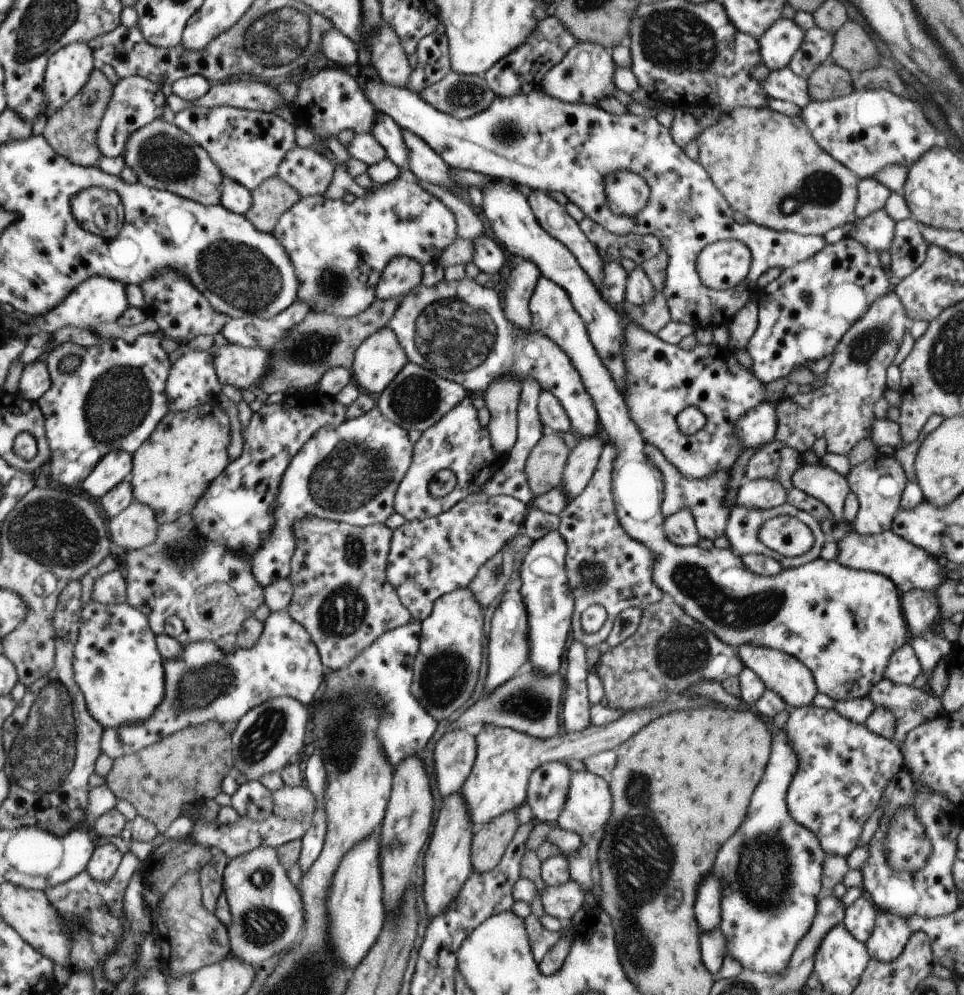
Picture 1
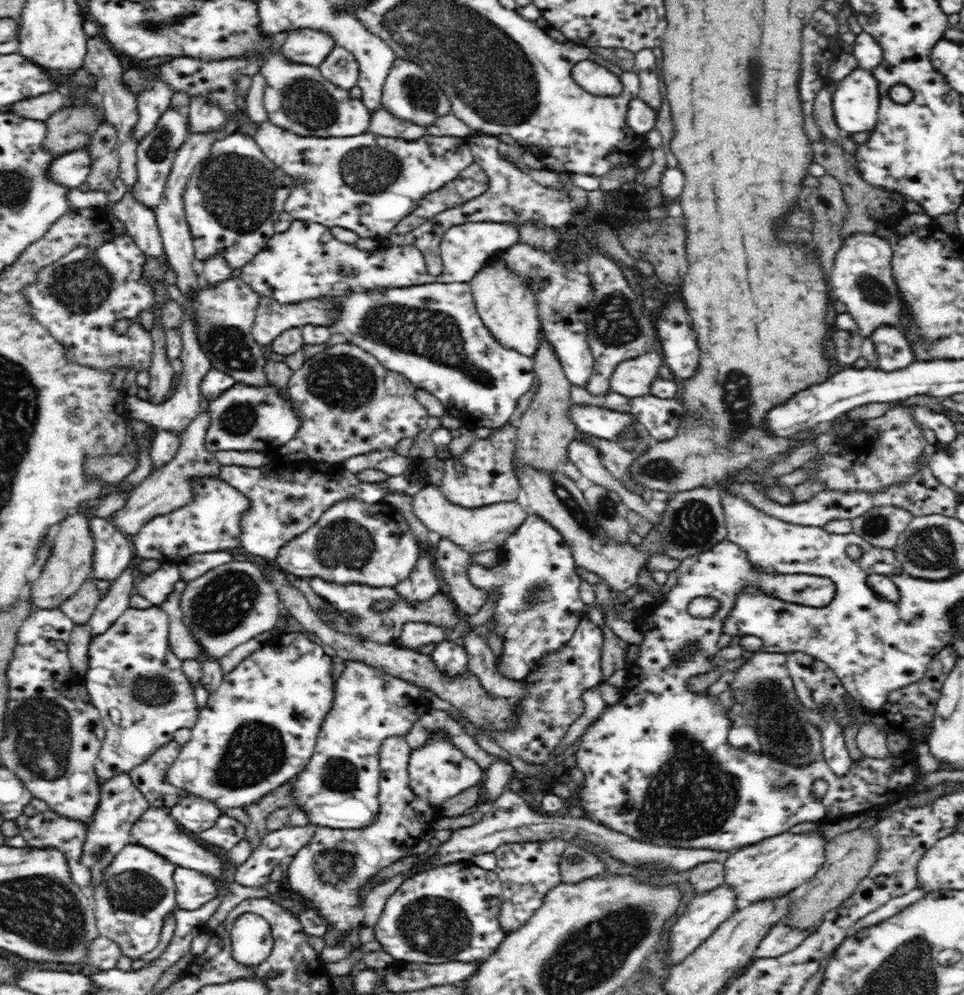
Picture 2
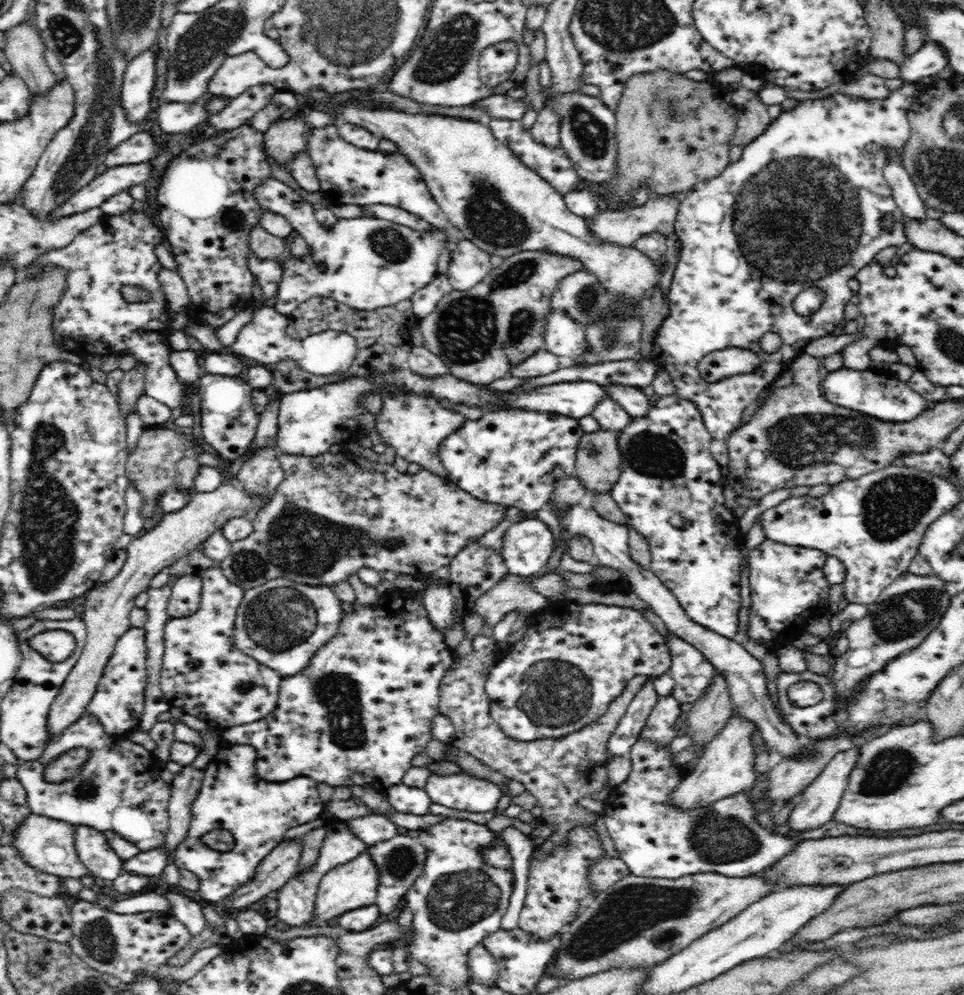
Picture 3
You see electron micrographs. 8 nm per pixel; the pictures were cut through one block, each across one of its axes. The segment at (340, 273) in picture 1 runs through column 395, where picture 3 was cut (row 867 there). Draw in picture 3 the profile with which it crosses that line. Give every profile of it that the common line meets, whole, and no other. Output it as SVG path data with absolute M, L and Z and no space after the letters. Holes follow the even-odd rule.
M223 744L204 770L202 788L192 802L192 818L188 836L176 848L172 863L176 869L192 872L198 877L198 889L193 895L200 902L217 905L220 900L252 880L256 868L276 849L289 828L306 824L322 814L318 782L307 776L292 777L284 782L264 780L256 771L257 752L253 746ZM214 828L230 830L236 847L227 853L212 850L202 843L202 837Z

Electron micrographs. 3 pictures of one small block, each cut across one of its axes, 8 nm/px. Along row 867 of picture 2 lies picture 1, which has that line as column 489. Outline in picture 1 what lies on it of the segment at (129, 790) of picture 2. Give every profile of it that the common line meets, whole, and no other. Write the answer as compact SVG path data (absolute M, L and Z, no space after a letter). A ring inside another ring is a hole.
M450 71L440 82L418 93L427 104L457 119L484 112L497 98L479 75L459 75Z

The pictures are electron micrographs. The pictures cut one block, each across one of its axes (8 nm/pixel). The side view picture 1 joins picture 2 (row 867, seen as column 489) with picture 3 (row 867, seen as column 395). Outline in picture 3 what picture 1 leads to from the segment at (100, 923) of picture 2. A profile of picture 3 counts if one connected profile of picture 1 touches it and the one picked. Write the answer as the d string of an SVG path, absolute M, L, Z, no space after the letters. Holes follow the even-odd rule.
M76 826L77 855L95 878L114 881L124 874L125 862L110 847L103 832L87 826Z

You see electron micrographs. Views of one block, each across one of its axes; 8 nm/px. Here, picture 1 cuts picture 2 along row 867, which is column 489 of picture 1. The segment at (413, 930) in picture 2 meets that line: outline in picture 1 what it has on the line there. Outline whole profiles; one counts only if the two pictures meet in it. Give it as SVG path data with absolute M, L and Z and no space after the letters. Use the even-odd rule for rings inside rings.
M471 397L461 400L457 407L447 412L436 424L427 428L412 445L409 467L399 482L393 496L392 508L405 521L435 517L454 506L459 500L479 493L484 483L500 467L504 455L495 453L490 446L486 426L479 424ZM439 470L449 470L455 475L455 487L443 498L433 498L428 492L428 482Z

